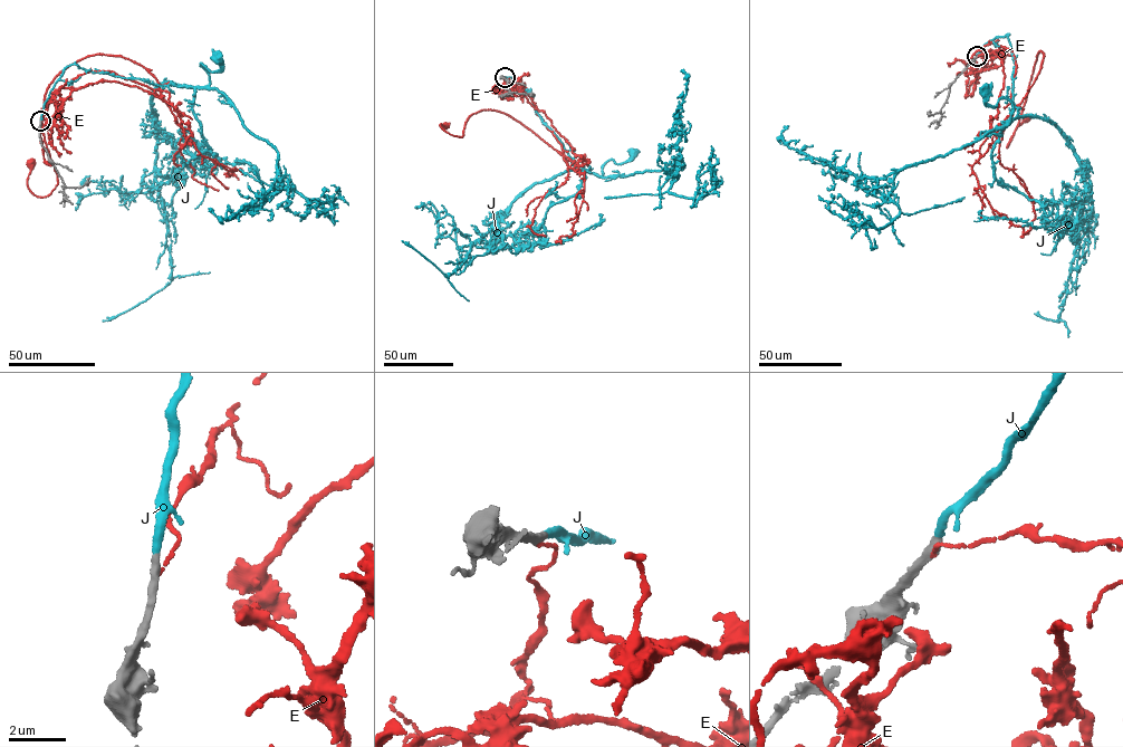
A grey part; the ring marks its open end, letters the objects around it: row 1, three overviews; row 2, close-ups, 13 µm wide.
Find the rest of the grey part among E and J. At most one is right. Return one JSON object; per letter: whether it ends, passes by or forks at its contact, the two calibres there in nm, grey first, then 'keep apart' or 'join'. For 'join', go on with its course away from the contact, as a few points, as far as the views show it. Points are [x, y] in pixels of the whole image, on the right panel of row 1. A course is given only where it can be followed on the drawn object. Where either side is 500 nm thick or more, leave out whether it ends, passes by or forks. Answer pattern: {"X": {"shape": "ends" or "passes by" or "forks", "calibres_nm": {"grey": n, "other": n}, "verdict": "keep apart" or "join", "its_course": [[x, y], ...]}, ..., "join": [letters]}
{"E": {"shape": "ends", "calibres_nm": {"grey": 400, "other": 100}, "verdict": "keep apart"}, "J": {"shape": "ends", "calibres_nm": {"grey": 320, "other": 280}, "verdict": "join", "its_course": [[977, 56], [1008, 34], [1017, 114], [1009, 124], [1011, 104], [999, 98], [995, 107], [985, 89]]}, "join": ["J"]}

